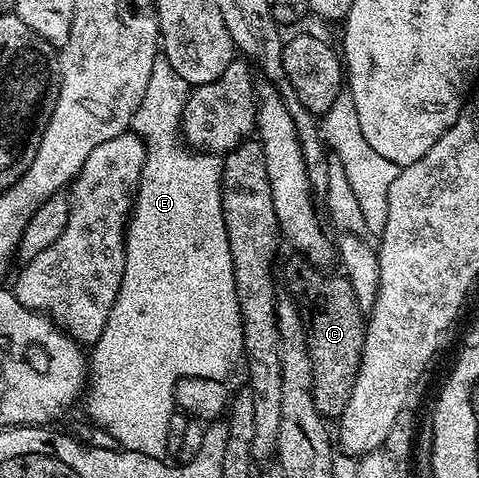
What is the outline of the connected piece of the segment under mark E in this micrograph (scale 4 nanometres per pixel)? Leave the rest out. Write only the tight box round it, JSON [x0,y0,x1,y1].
[84,142,243,459]

